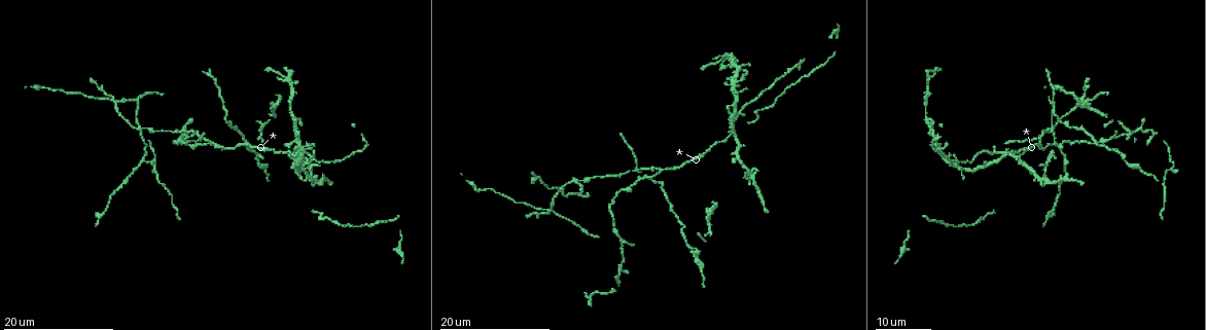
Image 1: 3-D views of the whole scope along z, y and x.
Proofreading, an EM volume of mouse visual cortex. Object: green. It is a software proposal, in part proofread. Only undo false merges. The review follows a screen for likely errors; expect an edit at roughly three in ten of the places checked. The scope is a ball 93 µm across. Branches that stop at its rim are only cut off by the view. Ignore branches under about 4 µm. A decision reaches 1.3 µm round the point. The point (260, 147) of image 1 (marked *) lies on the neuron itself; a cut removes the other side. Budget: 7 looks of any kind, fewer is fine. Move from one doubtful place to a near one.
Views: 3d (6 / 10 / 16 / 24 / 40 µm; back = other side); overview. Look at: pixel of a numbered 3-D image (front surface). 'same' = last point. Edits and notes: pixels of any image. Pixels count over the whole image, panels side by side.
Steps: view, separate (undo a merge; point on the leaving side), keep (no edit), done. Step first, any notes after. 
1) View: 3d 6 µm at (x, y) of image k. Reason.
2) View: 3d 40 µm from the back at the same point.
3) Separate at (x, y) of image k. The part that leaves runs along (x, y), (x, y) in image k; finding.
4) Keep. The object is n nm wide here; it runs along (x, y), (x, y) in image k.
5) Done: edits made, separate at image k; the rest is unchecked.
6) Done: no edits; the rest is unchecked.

View: 3d 24 µm at (1037, 136) of image 1. Four arms meet.

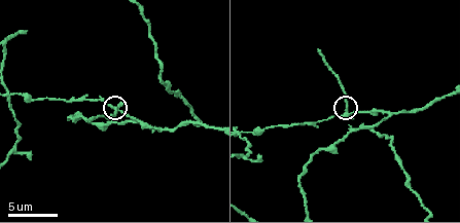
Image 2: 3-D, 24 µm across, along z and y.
View: 3d 10 µm at (116, 111) of image 2.

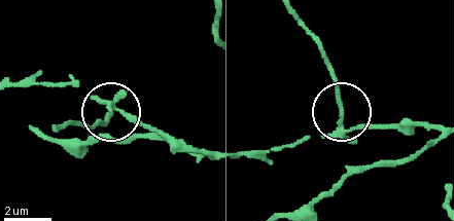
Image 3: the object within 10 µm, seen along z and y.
View: 3d 10 µm from the back at (342, 118) of image 3. From behind.

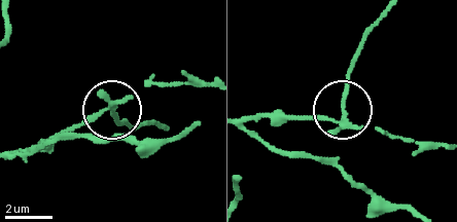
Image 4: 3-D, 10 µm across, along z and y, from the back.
Separate at (117, 115) of image 4. 4 arms meet here; the part that leaves runs along (113, 105), (119, 122), (131, 128), (161, 122) in image 4; a second neuron is stuck on.

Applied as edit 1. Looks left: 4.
View: 3d 16 µm at (1045, 175) of image 1. Three arms meet.

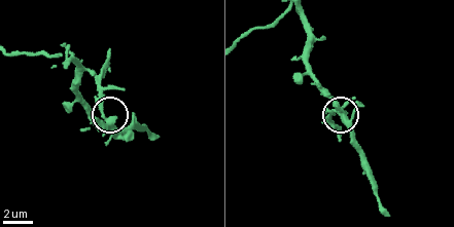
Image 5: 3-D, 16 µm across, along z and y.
View: 3d 10 µm at (102, 116) of image 5.

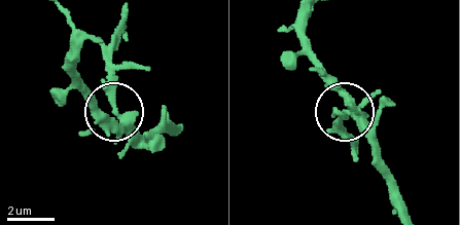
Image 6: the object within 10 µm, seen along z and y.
Separate at (114, 73) of image 6. The object is 290 nm wide here; the part that leaves runs along (115, 108), (110, 45), (121, 15) in image 6; a second neuron is stuck on.

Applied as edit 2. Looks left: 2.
View: 3d 10 µm at (157, 130) of image 2. Three arms meet.

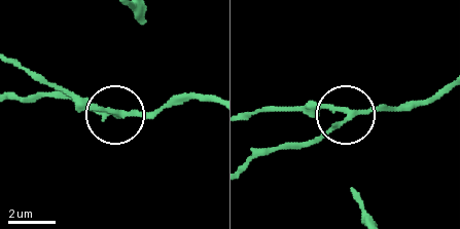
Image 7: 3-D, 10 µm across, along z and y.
View: 3d 6 µm at (119, 111) of image 7.

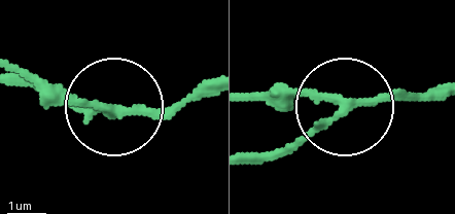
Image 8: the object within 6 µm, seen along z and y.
Keep. The object is 180 nm wide here; it runs along (436, 85), (348, 108), (249, 92) in image 8; continuous, no second neuron.

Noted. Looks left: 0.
Done: edits made, separate at image 4, separate at image 6; the rest is unchecked.

